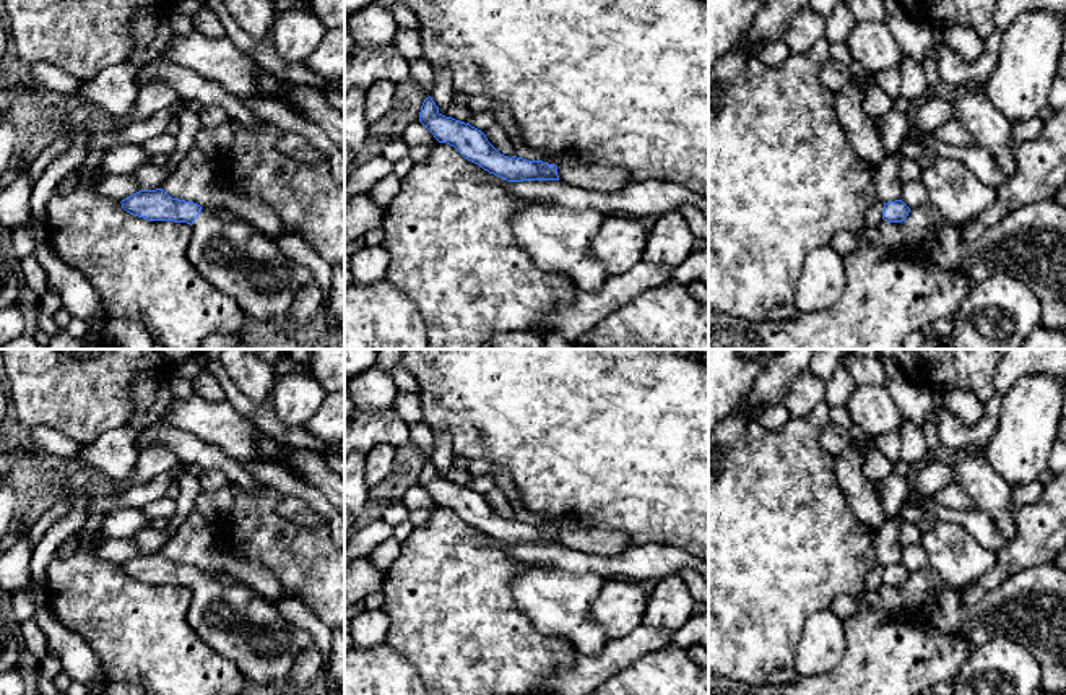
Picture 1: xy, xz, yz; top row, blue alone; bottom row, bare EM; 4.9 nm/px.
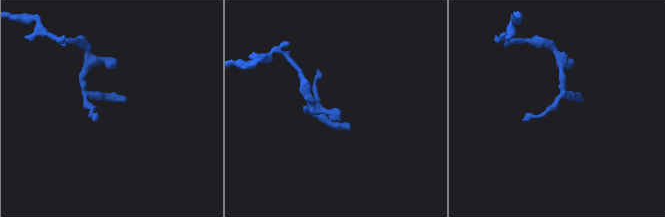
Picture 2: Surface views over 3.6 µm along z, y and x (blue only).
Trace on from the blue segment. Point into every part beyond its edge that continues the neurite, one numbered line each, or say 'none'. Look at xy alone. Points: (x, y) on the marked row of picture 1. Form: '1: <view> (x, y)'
1: xy (238, 260)

